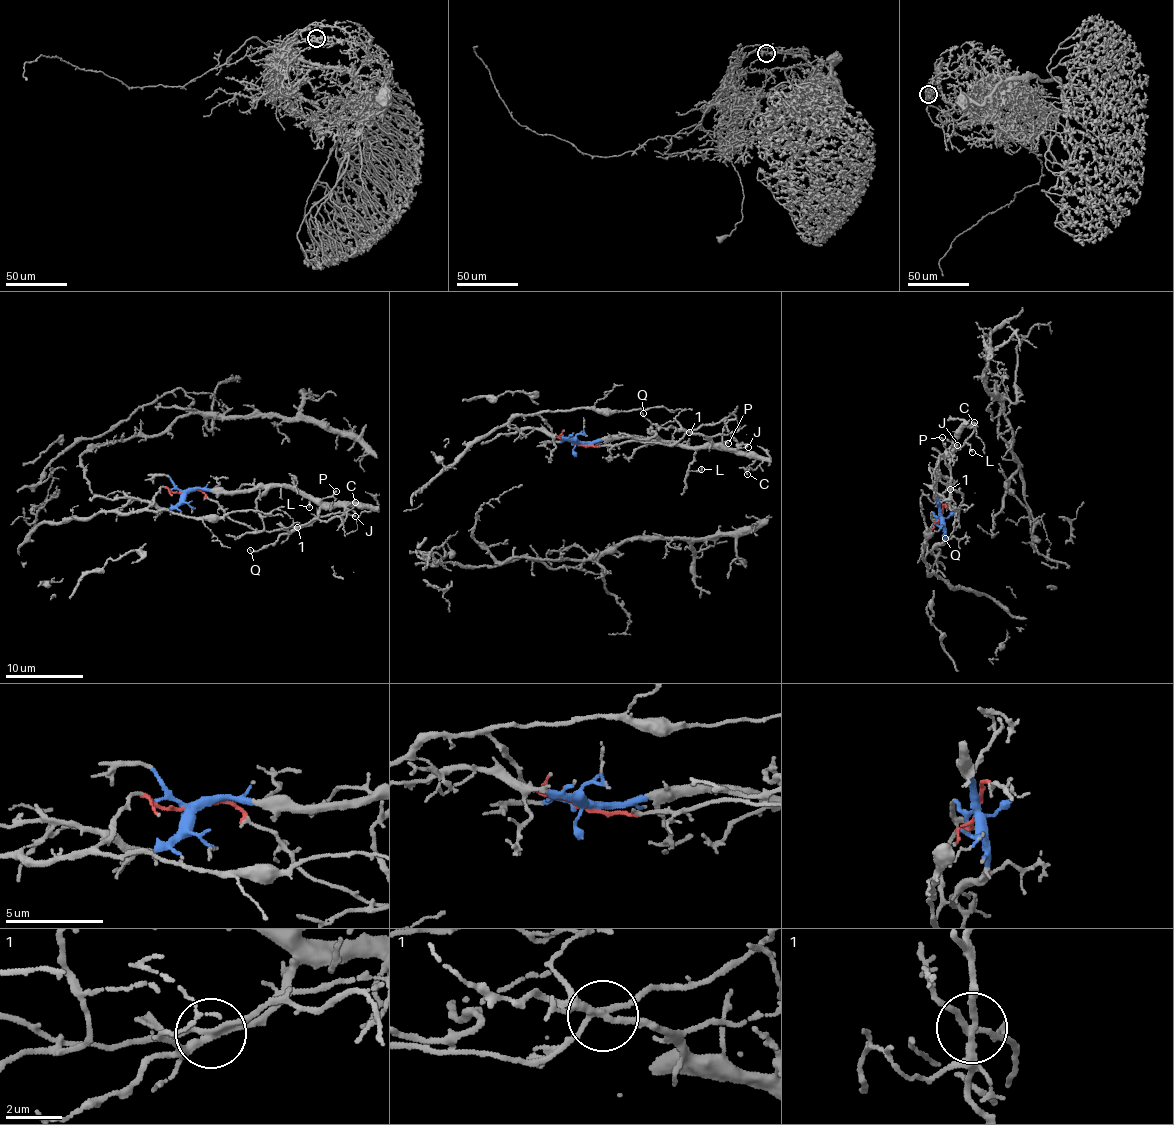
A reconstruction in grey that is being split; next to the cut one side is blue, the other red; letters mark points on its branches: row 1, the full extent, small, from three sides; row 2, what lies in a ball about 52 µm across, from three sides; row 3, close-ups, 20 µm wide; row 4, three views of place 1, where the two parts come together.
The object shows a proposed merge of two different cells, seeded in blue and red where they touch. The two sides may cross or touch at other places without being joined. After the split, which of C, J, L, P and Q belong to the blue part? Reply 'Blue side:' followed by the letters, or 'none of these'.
Blue side: C, J, L, P, Q

